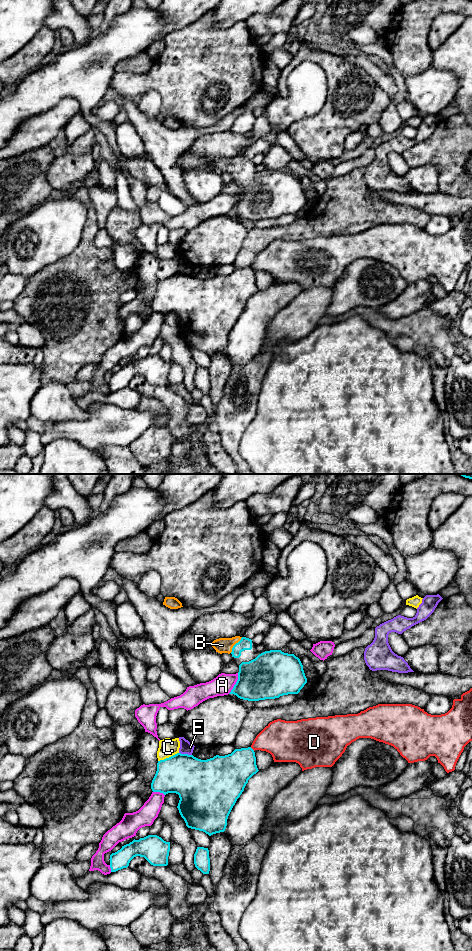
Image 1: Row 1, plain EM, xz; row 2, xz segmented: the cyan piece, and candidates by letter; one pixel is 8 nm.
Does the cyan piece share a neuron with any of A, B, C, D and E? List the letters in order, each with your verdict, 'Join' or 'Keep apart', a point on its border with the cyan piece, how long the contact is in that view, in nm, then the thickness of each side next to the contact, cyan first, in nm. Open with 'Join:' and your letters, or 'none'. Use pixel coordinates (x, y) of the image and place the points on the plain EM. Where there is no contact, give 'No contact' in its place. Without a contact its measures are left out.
Join: B
A: Keep apart. Touches cyan at xz (236, 203). Shared border 190 nm. Thickness 360 nm (cyan) against 160 nm
B: Join. Touches cyan at xz (234, 165). Shared border 160 nm. Thickness 100 nm (cyan) against 130 nm
C: Keep apart. Touches cyan at xz (169, 277). Shared border 180 nm. Thickness 340 nm (cyan) against 150 nm
D: Keep apart. Touches cyan at xz (251, 268). Shared border 50 nm. Thickness 300 nm (cyan) against 300 nm
E: Keep apart. Touches cyan at xz (185, 274). Shared border 110 nm. Thickness 380 nm (cyan) against 100 nm

